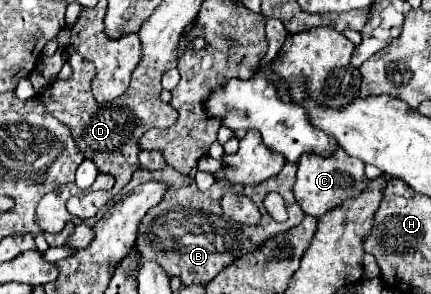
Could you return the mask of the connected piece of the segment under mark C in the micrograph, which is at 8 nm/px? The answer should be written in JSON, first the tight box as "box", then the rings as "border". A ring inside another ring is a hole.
{"box":[293,148,367,218],"border":[[[341,148],[331,158],[323,158],[313,152],[303,154],[297,162],[297,176],[295,176],[295,184],[293,184],[295,198],[301,204],[303,212],[307,212],[315,218],[321,218],[325,212],[333,210],[343,200],[355,198],[365,188],[365,182],[367,182],[363,166],[365,164],[361,160],[347,156]]]}

